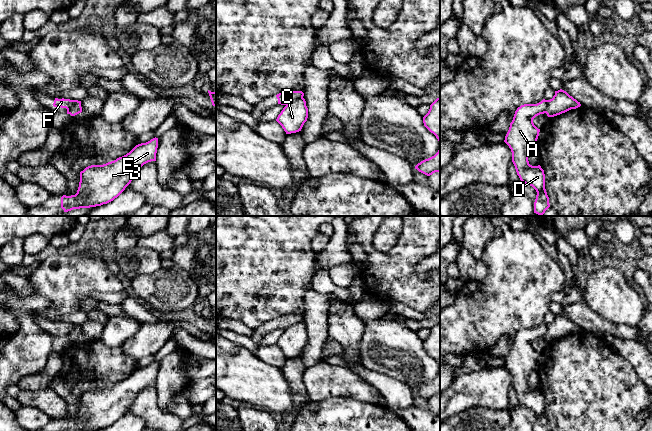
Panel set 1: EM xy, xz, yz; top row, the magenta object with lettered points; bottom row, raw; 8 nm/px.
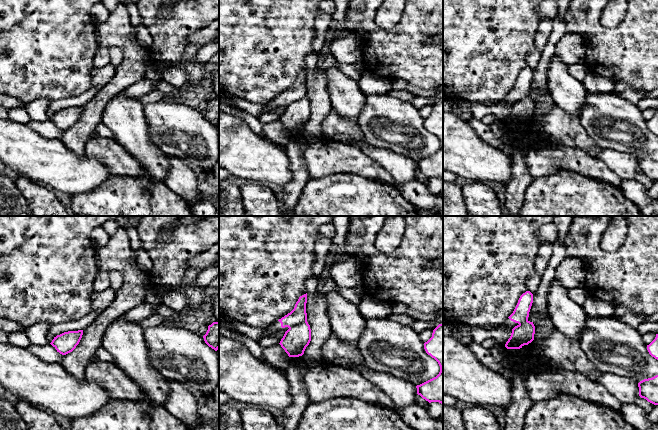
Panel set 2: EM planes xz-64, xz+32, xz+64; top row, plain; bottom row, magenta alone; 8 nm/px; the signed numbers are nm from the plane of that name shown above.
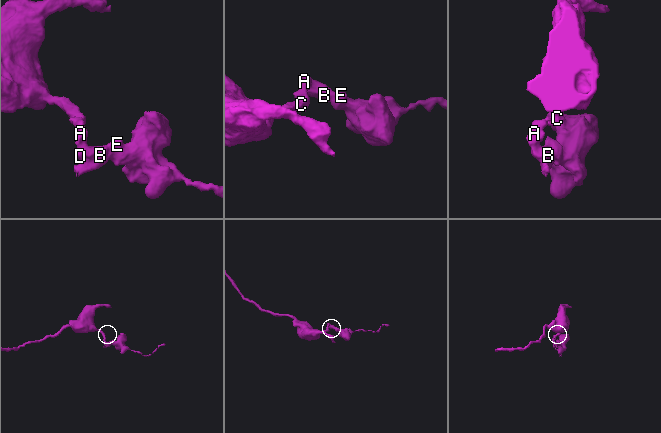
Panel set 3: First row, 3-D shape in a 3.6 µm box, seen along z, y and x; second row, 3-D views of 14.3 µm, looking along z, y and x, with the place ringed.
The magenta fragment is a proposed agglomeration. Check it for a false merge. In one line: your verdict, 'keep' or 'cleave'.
cleave

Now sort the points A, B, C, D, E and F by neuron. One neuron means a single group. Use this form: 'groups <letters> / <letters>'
groups A B D E F / C

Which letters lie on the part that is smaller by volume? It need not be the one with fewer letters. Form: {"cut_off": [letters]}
{"cut_off": ["A", "B", "D", "E", "F"]}

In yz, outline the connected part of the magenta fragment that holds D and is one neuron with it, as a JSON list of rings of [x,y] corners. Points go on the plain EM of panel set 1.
[[[543,323],[537,328],[524,328],[517,332],[515,335],[512,346],[510,347],[509,354],[505,360],[504,366],[509,370],[512,376],[512,386],[515,390],[517,399],[520,404],[532,410],[536,416],[536,423],[534,426],[534,431],[550,431],[549,421],[545,413],[545,398],[544,394],[540,389],[532,390],[528,385],[529,374],[537,369],[537,363],[539,360],[540,353],[538,353],[534,347],[533,343],[540,339],[546,337],[547,324]]]

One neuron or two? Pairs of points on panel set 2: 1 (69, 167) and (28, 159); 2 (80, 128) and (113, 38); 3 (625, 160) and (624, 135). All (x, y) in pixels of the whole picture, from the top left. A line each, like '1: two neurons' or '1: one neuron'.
1: one neuron
2: one neuron
3: two neurons

